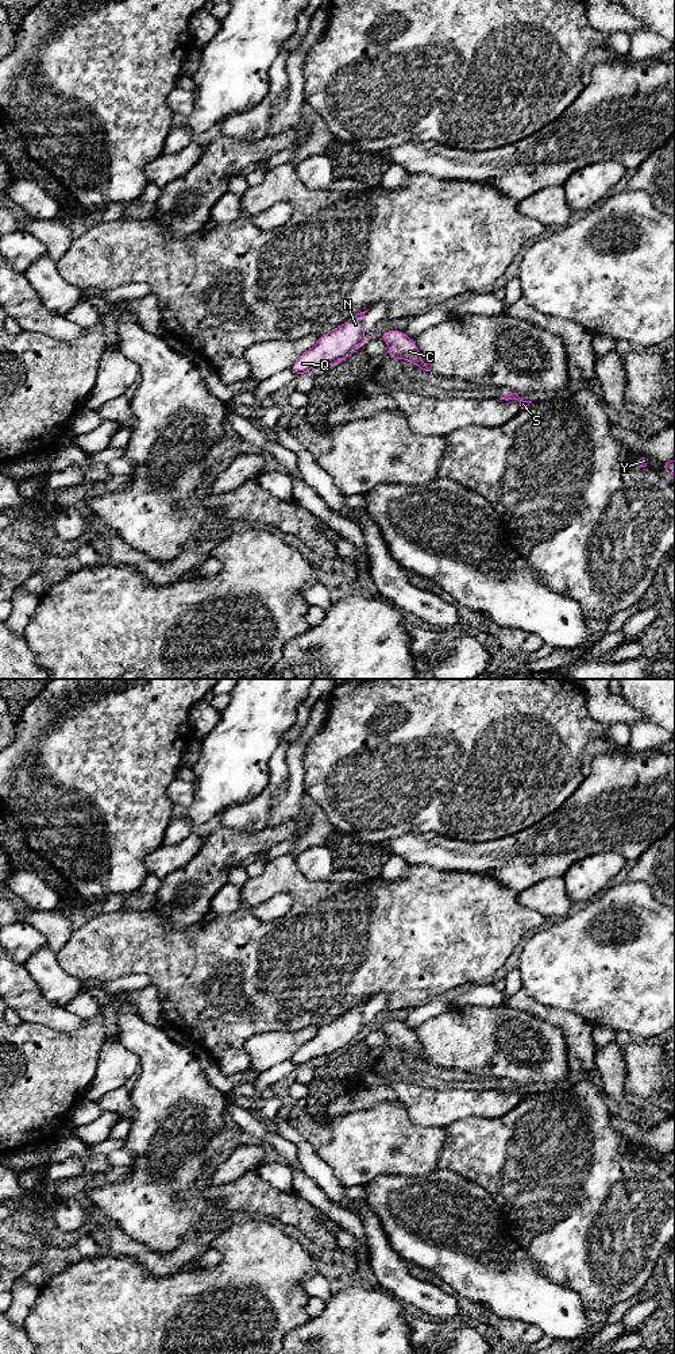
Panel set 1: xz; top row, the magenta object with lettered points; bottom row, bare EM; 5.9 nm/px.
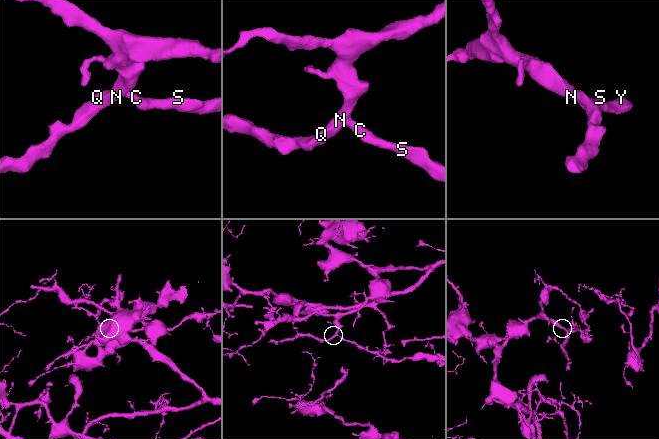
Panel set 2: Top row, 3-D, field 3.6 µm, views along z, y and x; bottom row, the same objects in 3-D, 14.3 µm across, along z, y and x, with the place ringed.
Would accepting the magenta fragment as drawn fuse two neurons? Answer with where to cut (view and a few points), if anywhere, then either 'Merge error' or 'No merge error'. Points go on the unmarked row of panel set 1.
No split. No merge error

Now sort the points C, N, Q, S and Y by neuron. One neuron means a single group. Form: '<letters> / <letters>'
C N Q S Y

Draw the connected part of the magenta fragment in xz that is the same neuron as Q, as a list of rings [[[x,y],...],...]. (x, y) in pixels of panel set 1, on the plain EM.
[[[364,1003],[356,1004],[347,1014],[319,1027],[316,1035],[293,1054],[296,1066],[302,1066],[321,1056],[336,1056],[347,1050],[364,1033]]]

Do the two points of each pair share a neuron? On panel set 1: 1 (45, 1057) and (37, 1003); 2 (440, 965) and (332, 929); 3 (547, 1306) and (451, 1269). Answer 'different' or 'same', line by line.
1: different
2: same
3: same

